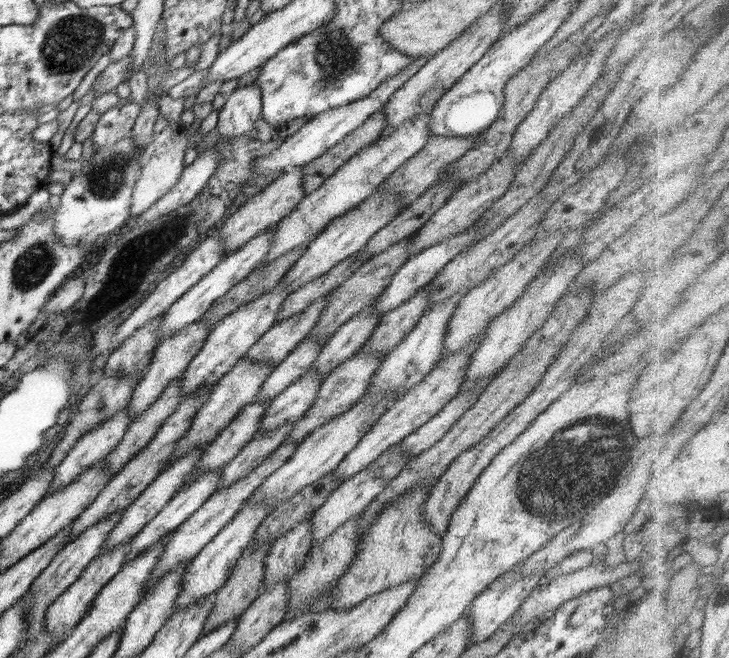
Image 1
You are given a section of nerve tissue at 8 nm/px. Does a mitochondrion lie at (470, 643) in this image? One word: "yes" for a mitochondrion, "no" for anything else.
no

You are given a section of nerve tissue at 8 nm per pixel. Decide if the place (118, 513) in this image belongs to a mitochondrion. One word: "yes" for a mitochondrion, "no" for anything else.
no

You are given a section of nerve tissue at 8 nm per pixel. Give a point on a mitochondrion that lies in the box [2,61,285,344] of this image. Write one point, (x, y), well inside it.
(33, 266)

